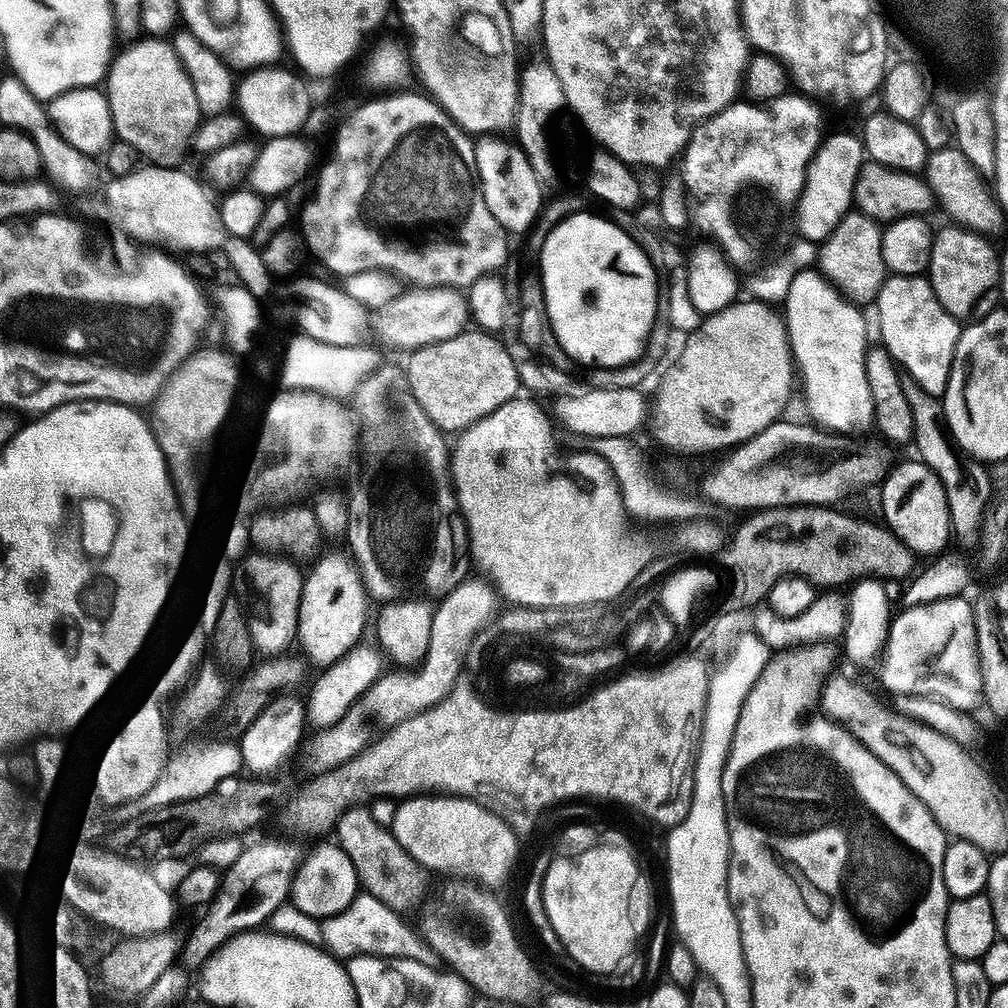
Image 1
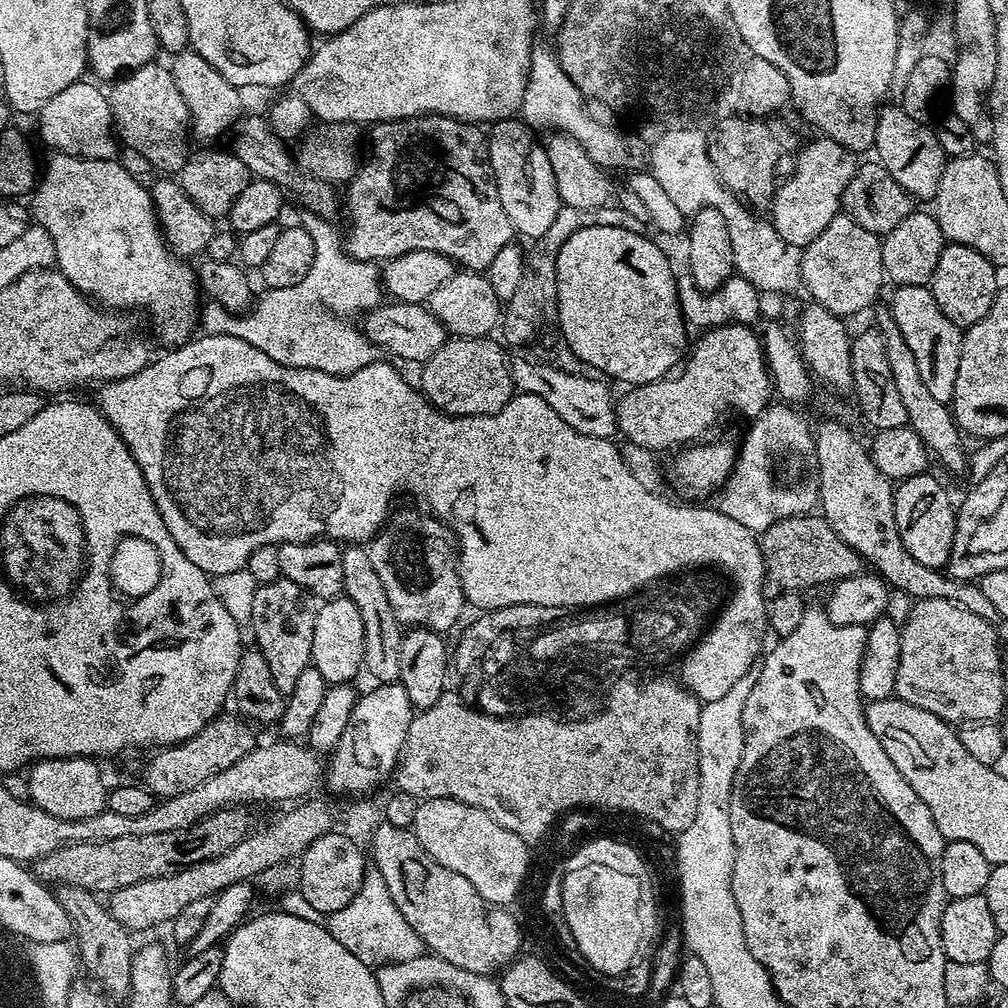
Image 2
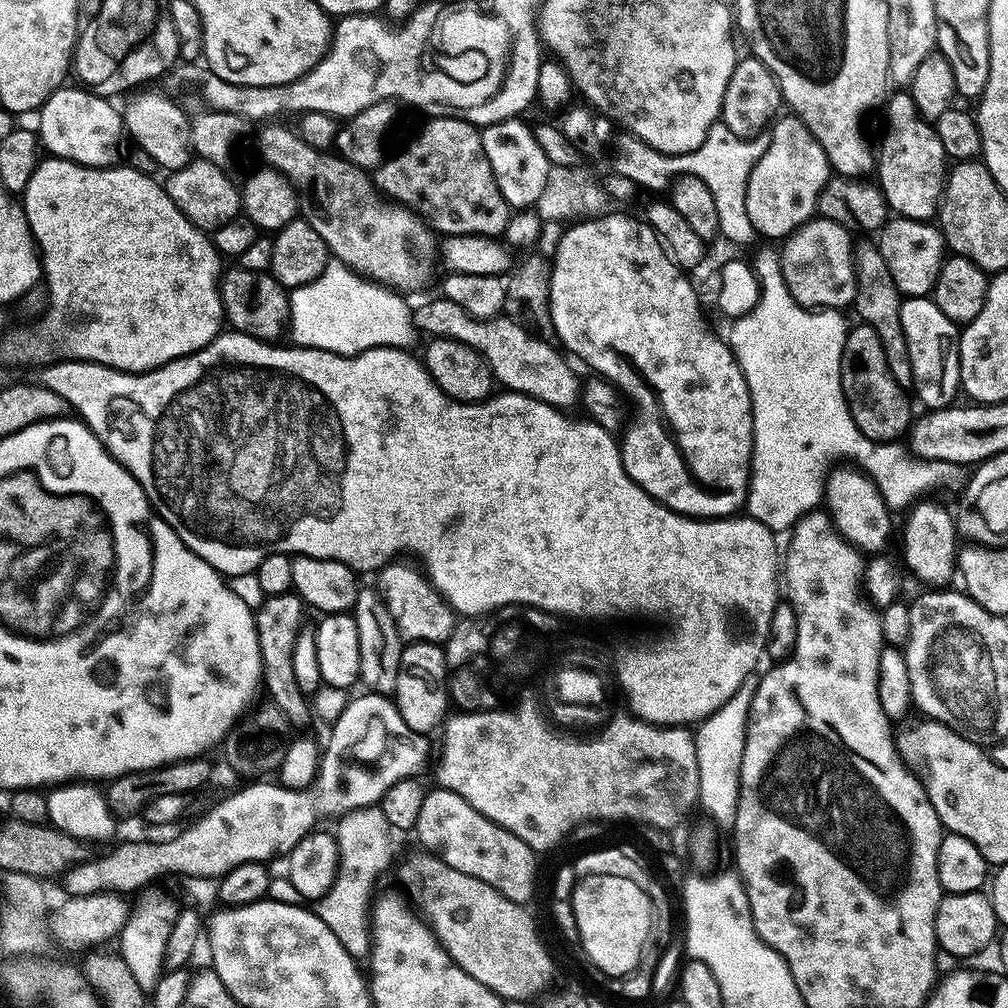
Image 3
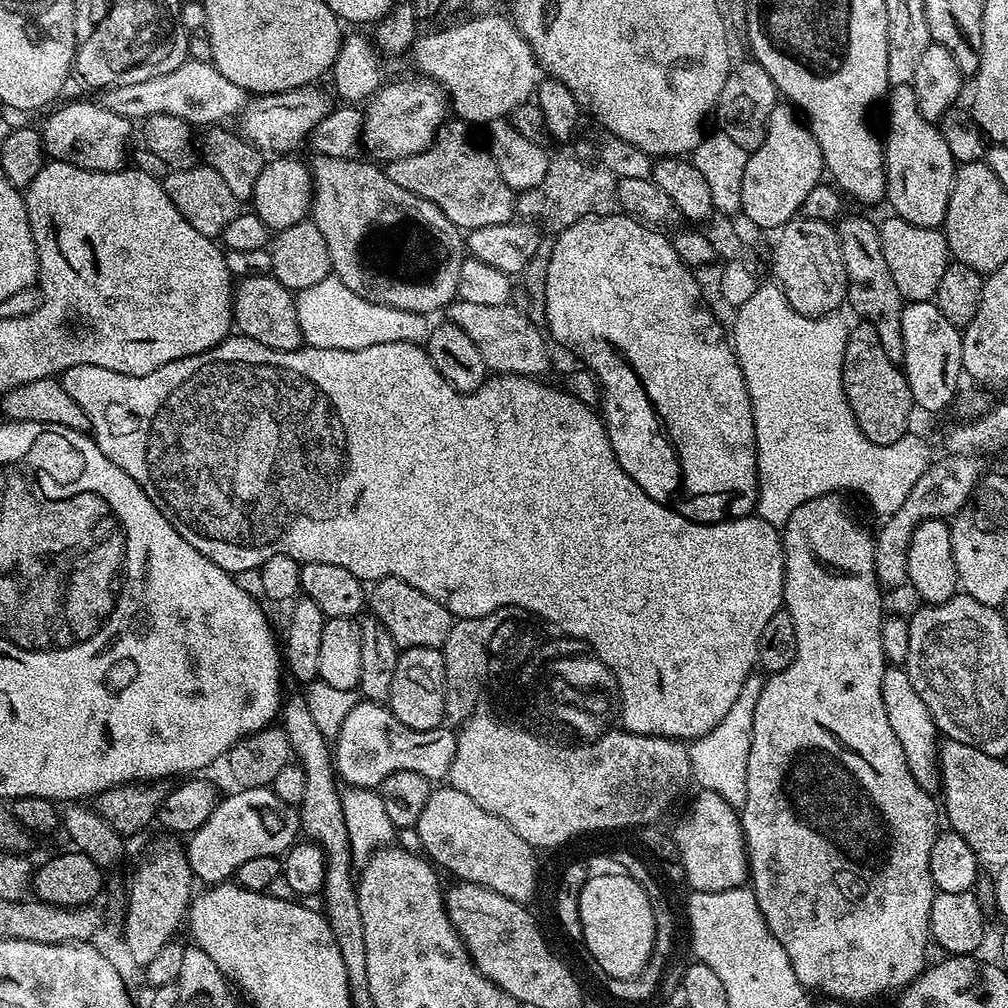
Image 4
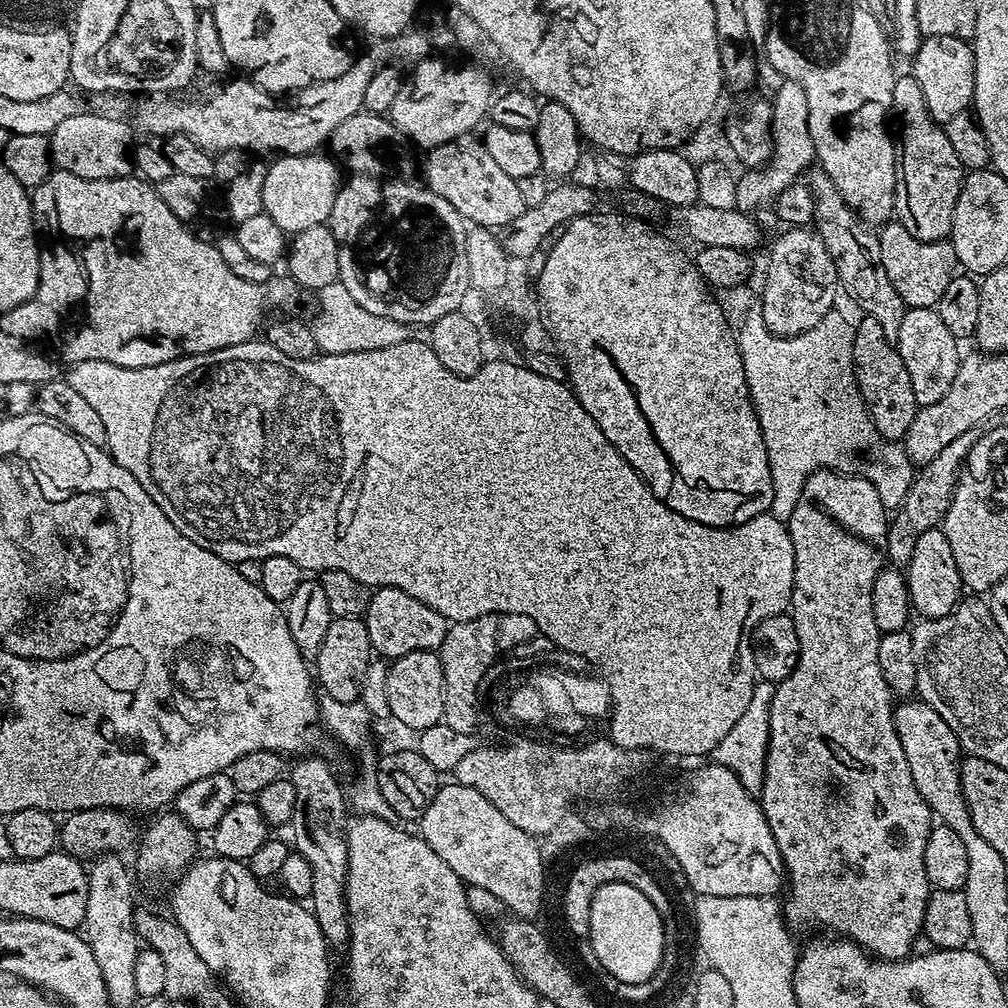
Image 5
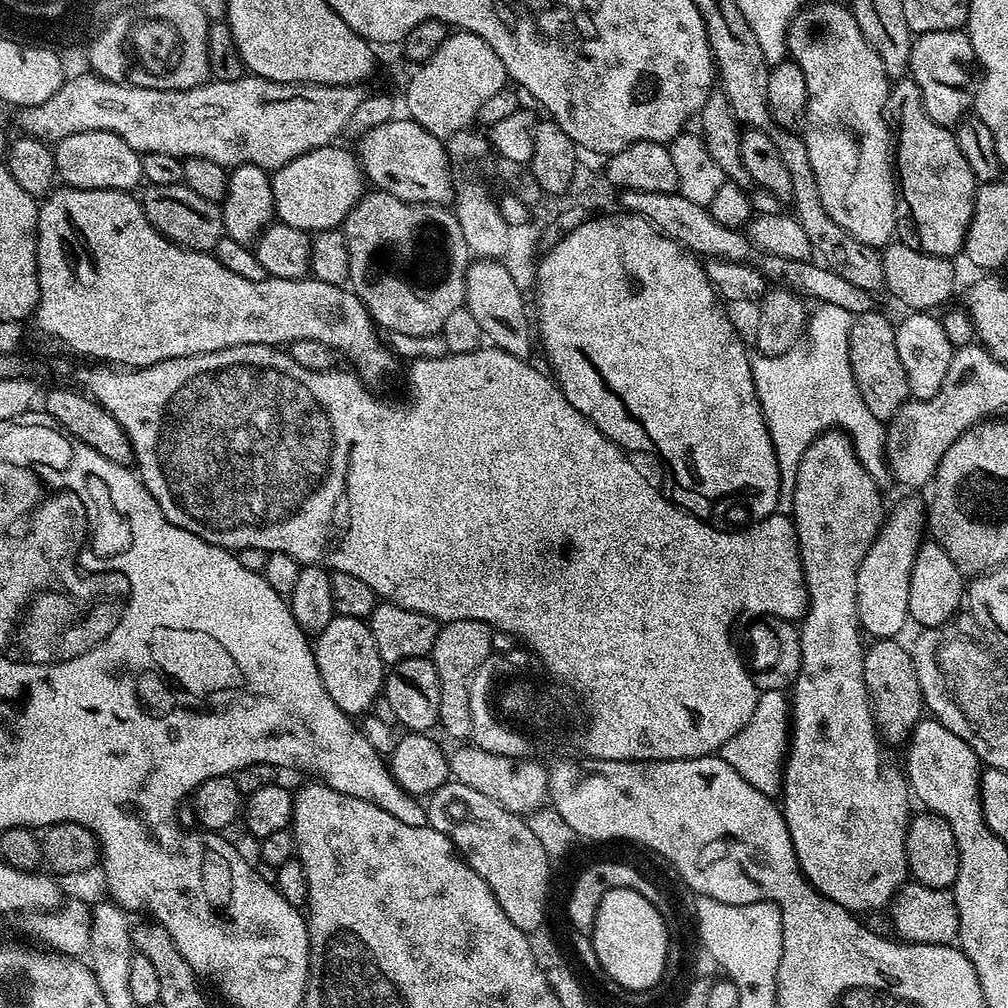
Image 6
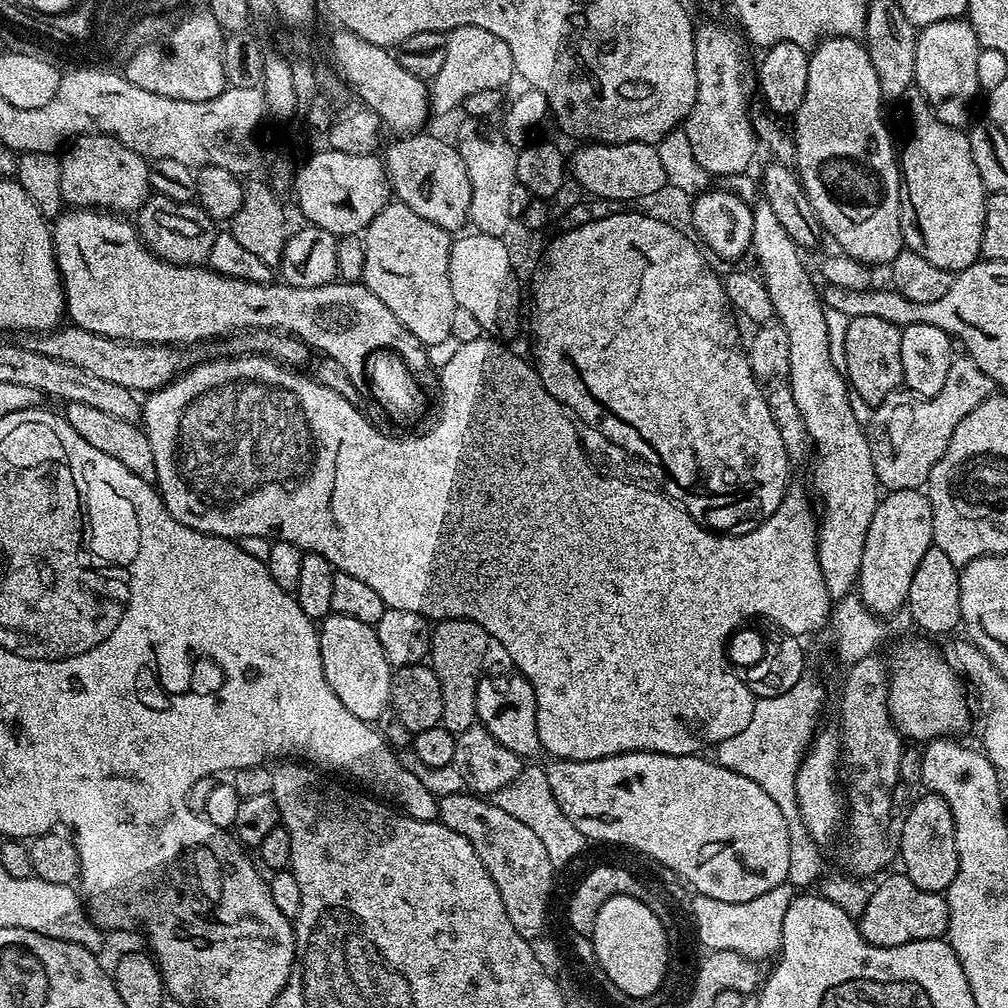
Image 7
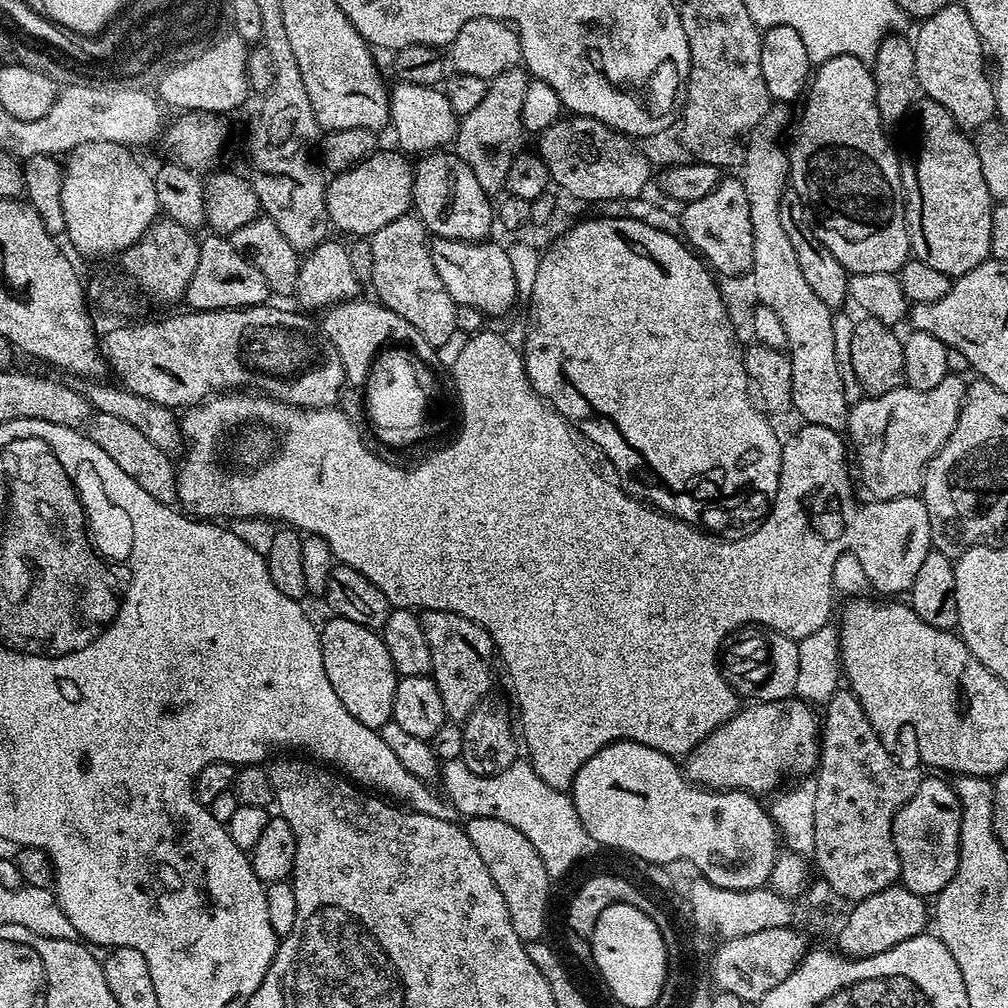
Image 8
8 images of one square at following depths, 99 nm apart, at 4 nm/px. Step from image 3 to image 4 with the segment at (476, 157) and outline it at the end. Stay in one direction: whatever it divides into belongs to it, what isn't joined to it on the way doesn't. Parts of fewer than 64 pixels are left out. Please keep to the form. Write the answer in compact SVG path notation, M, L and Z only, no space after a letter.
M464 122L443 125L442 131L426 150L410 154L401 160L387 161L390 182L398 182L406 190L432 200L450 222L461 230L498 226L516 216L516 198L510 186L498 174L492 153L471 136Z

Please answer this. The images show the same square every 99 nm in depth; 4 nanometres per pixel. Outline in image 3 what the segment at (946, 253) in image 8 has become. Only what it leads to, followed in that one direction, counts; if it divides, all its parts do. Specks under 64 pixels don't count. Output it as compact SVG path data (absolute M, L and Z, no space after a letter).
M911 91L894 92L886 100L888 129L884 132L884 141L881 142L880 148L878 144L878 163L874 172L875 175L880 175L880 189L884 192L889 209L896 216L931 221L937 215L944 195L946 157L942 142L938 142L935 127L920 116L919 110L914 106Z

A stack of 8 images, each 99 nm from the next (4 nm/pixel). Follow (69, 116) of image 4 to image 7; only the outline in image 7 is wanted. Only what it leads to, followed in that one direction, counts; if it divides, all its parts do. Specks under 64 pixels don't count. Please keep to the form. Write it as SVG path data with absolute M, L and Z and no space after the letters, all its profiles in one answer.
M77 136L60 156L65 205L111 210L116 214L135 213L150 195L148 166L149 161L143 156L112 136Z

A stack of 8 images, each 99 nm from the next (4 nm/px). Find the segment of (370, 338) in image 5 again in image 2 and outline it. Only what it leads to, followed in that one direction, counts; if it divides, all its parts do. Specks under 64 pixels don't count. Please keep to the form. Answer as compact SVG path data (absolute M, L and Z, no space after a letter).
M305 211L299 227L314 238L314 262L310 274L293 288L270 288L254 307L243 314L233 314L220 304L208 302L198 320L209 336L233 336L250 342L274 362L291 368L313 368L335 376L349 376L381 359L382 349L372 343L359 327L343 320L336 312L367 313L381 303L381 269L375 263L349 256L342 236L325 217Z

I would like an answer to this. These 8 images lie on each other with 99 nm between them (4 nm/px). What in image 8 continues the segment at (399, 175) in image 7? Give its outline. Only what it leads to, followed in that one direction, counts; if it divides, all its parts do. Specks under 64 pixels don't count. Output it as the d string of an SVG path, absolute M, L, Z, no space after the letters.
M437 150L419 157L415 161L412 170L412 208L415 215L419 216L425 228L433 237L441 240L471 240L473 242L484 242L489 239L494 228L494 204L491 204L490 194L482 190L478 178L474 178L474 170L462 162L452 150Z

